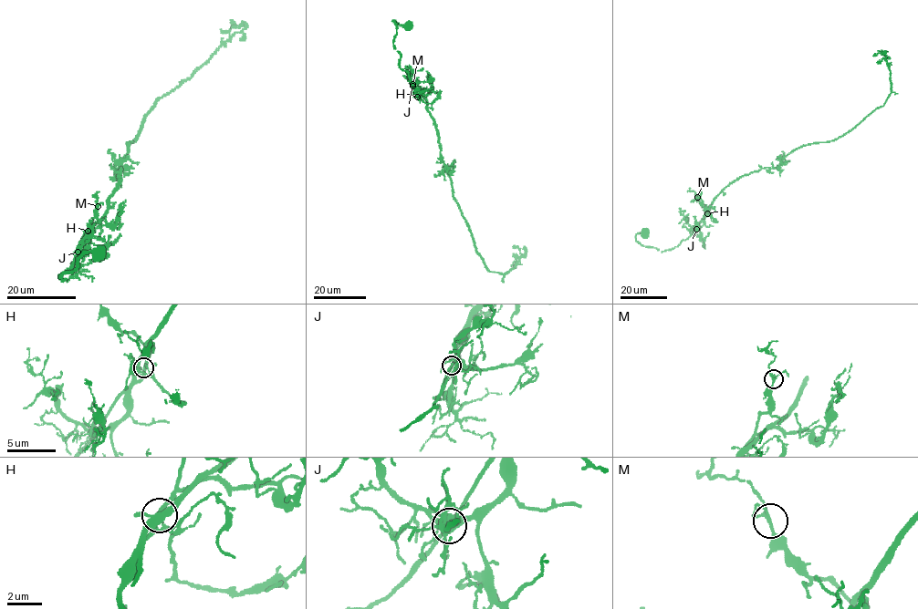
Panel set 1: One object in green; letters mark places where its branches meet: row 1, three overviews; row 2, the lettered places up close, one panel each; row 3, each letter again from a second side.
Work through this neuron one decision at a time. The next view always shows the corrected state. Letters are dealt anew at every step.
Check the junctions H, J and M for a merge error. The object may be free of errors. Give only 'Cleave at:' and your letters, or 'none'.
Cleave at: none

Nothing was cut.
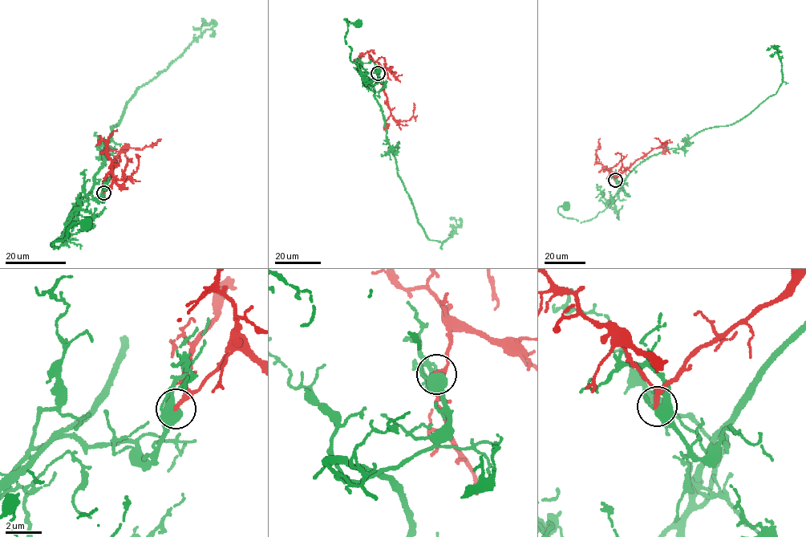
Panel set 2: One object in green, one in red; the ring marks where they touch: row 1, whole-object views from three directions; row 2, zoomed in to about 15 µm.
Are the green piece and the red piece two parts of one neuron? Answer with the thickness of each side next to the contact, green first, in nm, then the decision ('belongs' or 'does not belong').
calibres 400 and 240 nm; does not belong

